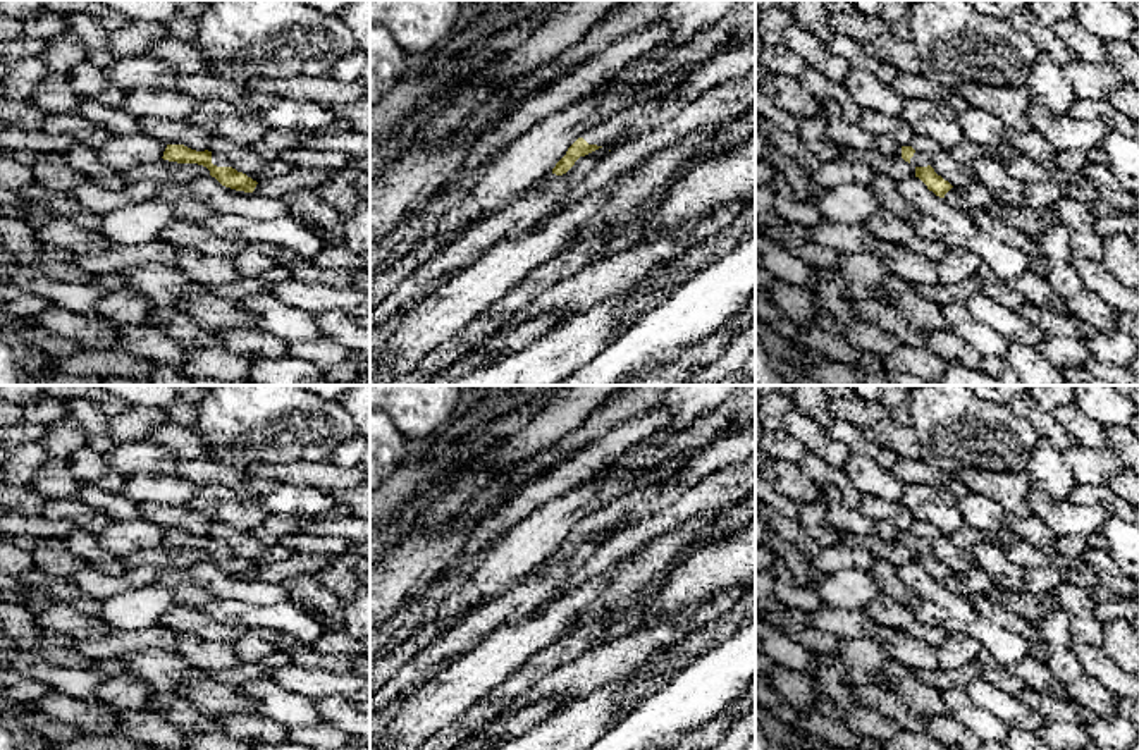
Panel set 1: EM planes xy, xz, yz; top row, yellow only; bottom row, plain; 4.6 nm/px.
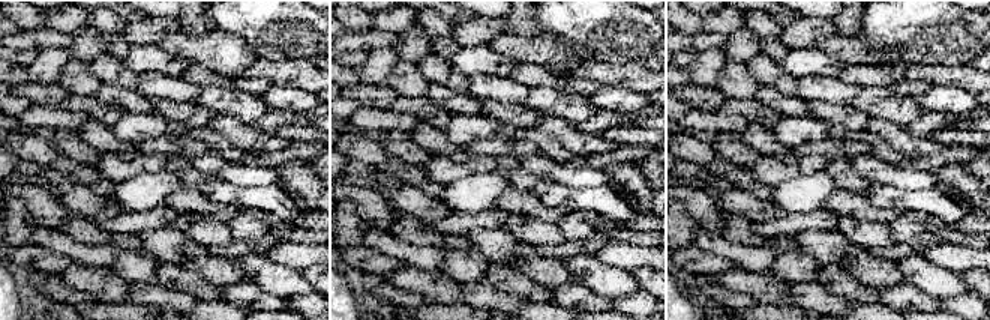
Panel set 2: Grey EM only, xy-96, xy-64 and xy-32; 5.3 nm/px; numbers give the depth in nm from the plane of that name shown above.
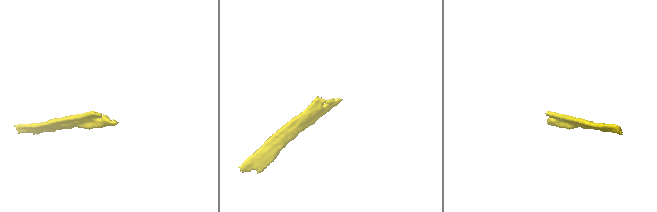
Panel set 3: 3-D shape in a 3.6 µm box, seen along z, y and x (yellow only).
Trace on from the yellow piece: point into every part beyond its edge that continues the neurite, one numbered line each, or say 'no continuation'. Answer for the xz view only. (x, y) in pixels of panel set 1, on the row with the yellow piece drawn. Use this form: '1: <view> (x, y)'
1: xz (732, 64)

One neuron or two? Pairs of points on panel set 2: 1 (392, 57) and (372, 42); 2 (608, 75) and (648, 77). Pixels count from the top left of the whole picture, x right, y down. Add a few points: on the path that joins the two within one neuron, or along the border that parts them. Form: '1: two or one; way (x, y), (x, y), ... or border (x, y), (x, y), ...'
1: two; border (392, 47), (378, 47), (369, 51)
2: one; way (618, 75), (638, 77)

